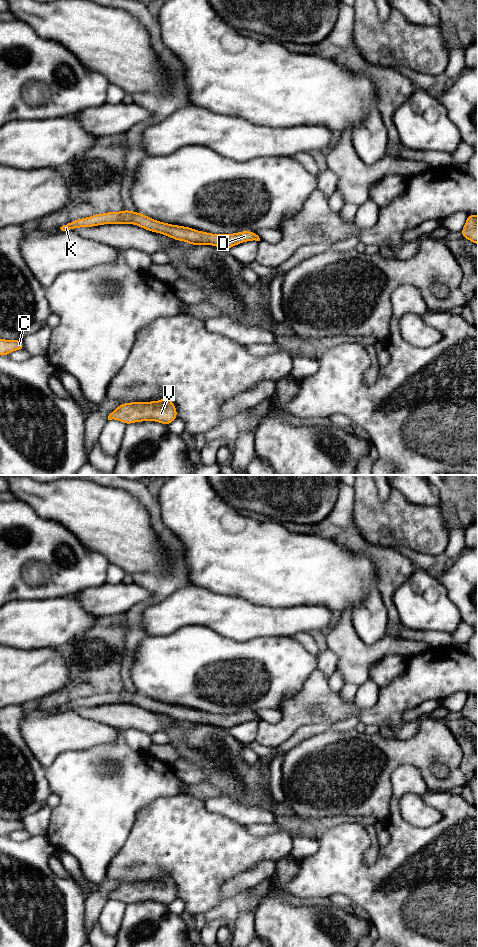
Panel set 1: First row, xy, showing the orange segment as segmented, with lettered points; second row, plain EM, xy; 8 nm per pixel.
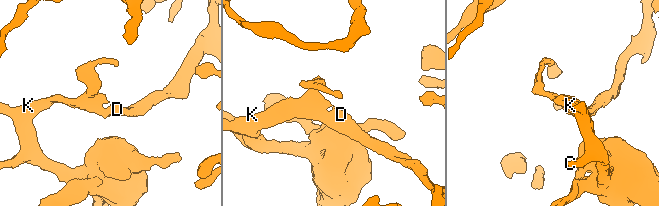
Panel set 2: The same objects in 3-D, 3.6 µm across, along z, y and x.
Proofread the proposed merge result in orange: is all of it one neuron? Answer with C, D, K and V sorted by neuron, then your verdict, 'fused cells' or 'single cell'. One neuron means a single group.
groups C D K V; single cell

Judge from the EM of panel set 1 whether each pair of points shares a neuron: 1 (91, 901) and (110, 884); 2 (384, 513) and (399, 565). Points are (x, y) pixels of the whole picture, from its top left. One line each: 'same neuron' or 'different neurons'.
1: same neuron
2: different neurons

